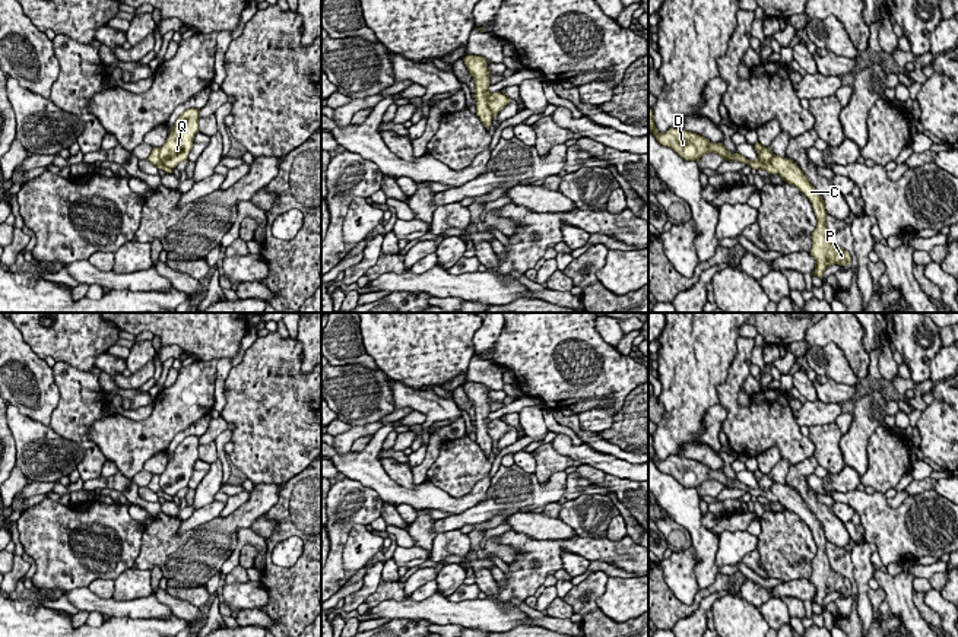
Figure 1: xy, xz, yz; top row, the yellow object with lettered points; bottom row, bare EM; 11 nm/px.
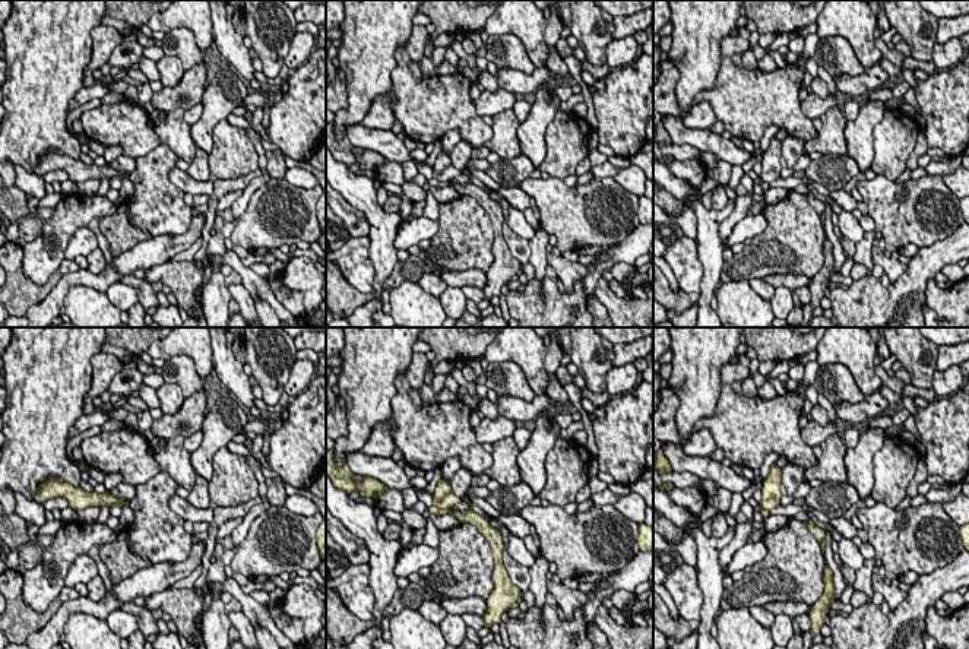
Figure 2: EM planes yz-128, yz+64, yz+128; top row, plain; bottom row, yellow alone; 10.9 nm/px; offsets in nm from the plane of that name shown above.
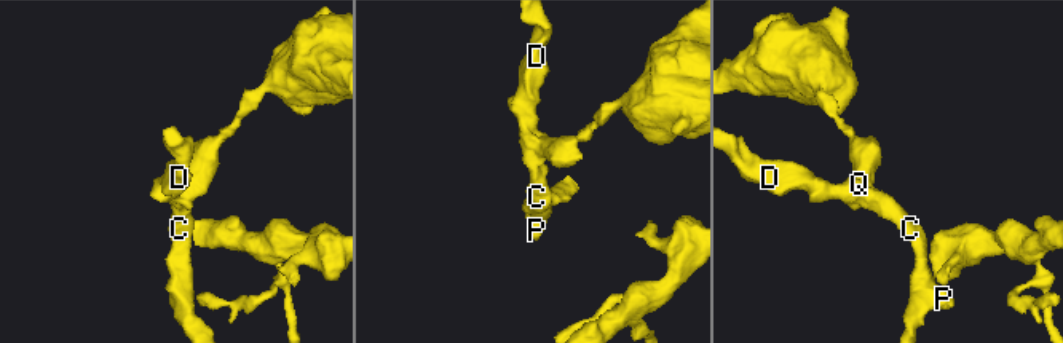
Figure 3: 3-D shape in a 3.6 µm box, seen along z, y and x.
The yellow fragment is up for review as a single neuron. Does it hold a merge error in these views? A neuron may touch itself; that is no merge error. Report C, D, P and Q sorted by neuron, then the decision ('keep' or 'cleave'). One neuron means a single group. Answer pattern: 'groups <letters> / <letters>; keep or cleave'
groups C D P / Q; cleave

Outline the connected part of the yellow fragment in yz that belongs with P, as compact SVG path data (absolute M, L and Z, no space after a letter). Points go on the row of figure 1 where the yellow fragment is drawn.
M648 108L648 130L656 140L673 149L685 161L698 161L705 153L718 153L724 161L745 162L754 169L765 169L768 174L778 174L786 183L796 186L812 203L816 228L812 232L811 256L815 260L812 276L822 279L825 269L831 264L850 264L851 256L847 250L835 244L827 228L827 210L824 199L816 188L809 183L803 171L789 158L774 155L767 164L749 161L740 153L730 153L723 143L713 143L701 134L670 127L666 133L660 133L654 124L653 108Z

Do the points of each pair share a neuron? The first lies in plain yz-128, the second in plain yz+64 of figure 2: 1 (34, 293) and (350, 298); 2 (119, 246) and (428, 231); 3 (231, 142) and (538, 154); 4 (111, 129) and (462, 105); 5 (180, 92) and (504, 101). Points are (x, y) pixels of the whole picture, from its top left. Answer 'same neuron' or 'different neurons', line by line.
1: same neuron
2: different neurons
3: different neurons
4: same neuron
5: same neuron

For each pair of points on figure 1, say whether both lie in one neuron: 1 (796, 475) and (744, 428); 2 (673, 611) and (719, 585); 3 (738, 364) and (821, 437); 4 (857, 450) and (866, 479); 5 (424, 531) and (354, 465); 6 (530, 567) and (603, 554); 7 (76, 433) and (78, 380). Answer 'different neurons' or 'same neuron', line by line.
1: different neurons
2: same neuron
3: different neurons
4: different neurons
5: different neurons
6: same neuron
7: same neuron

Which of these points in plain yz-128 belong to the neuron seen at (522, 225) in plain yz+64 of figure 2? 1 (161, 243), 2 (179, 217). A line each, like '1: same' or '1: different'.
1: different
2: same

